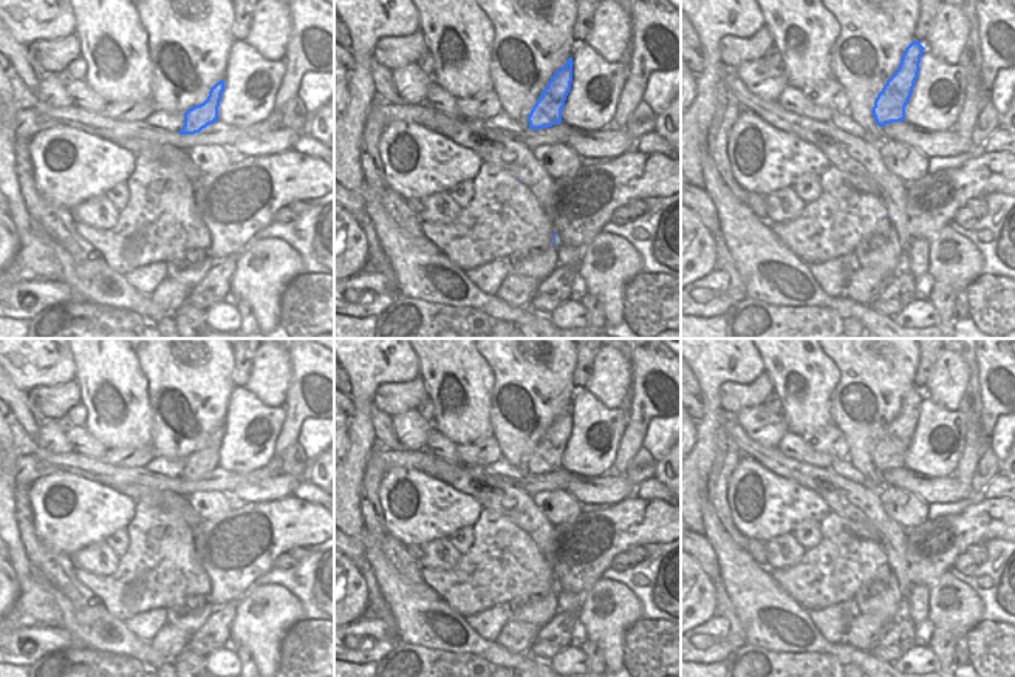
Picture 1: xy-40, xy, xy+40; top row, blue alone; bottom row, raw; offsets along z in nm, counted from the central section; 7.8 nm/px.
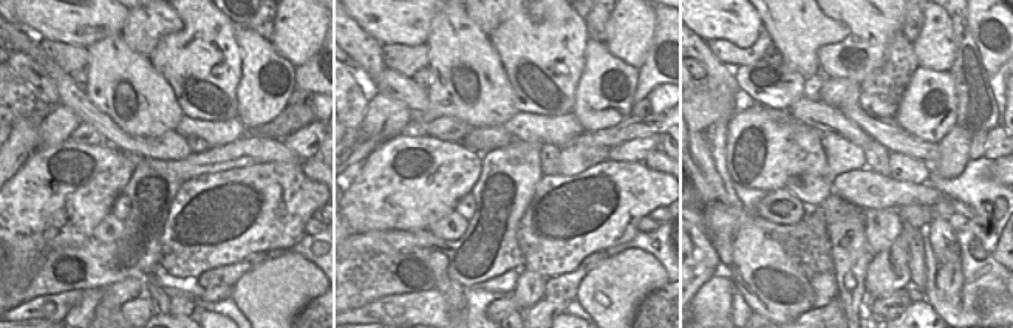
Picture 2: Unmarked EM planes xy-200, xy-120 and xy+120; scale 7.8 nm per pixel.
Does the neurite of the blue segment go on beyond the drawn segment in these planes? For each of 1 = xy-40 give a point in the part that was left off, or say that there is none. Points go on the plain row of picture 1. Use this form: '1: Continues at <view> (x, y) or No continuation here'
1: No continuation here

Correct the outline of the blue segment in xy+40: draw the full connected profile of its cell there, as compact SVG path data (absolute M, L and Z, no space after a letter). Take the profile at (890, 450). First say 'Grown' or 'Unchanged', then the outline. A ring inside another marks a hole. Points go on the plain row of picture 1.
Unchanged. M913 386L905 394L897 416L877 441L871 459L879 473L905 465L905 453L911 444L919 420L924 396L921 388Z

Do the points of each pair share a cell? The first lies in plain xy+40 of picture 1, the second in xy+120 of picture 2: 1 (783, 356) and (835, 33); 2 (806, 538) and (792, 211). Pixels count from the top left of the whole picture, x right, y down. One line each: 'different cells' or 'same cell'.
1: same cell
2: different cells

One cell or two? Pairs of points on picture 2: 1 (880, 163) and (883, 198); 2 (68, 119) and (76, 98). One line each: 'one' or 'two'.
1: two
2: two

